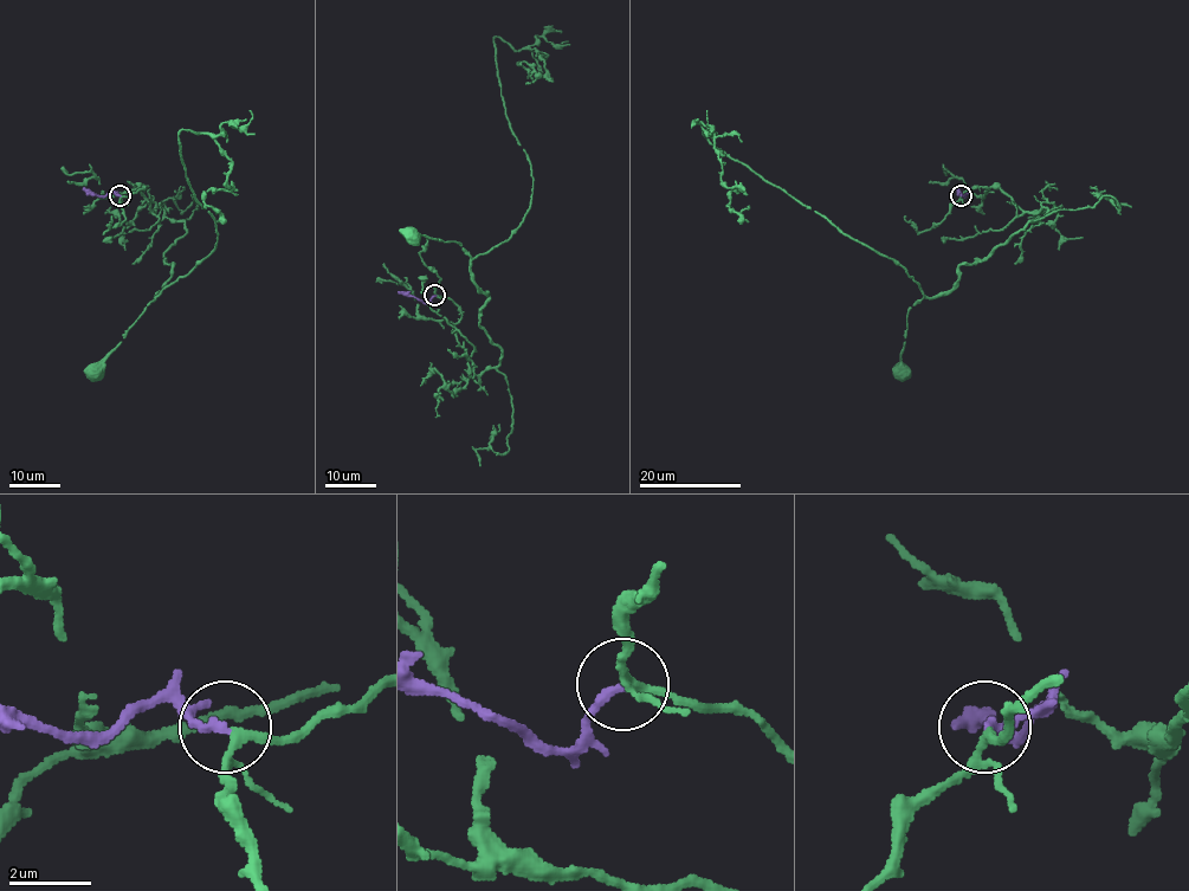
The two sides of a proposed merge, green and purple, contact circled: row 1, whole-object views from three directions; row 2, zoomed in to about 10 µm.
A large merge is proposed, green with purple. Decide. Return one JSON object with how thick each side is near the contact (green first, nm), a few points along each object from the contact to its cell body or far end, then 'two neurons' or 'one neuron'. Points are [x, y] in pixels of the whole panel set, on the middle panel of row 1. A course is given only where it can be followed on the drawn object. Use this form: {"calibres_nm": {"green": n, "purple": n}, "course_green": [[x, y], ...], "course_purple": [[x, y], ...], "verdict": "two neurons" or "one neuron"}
{"calibres_nm": {"green": 160, "purple": 220}, "course_green": [[435, 295], [478, 382], [502, 350], [471, 262], [532, 194], [496, 37], [547, 56], [525, 84]], "course_purple": [[435, 295], [424, 304], [398, 292]], "verdict": "one neuron"}

